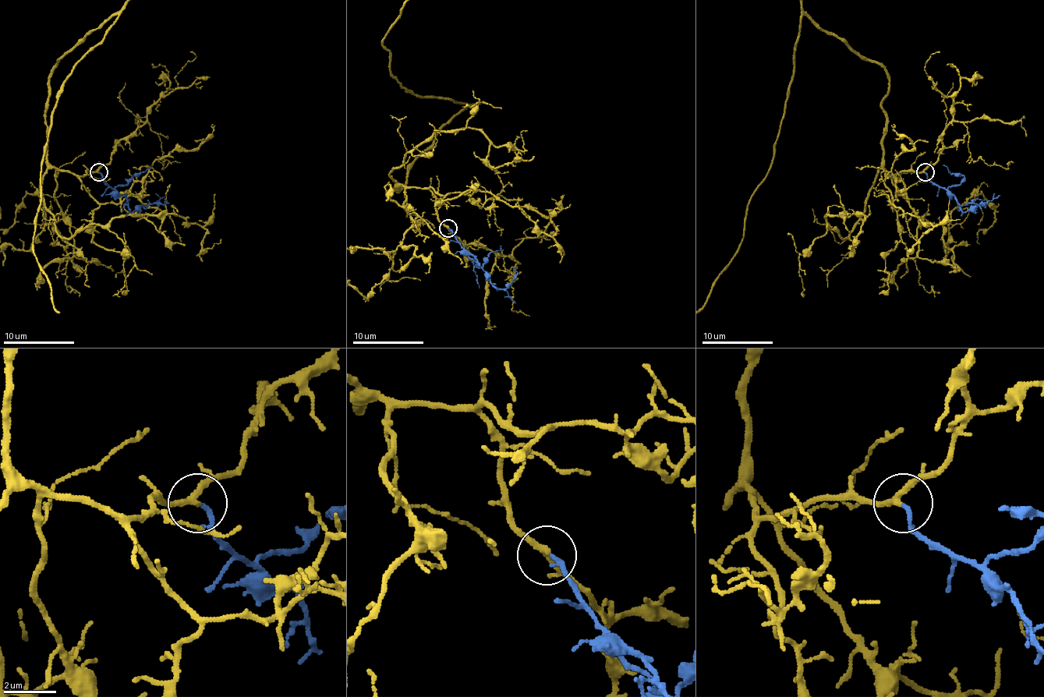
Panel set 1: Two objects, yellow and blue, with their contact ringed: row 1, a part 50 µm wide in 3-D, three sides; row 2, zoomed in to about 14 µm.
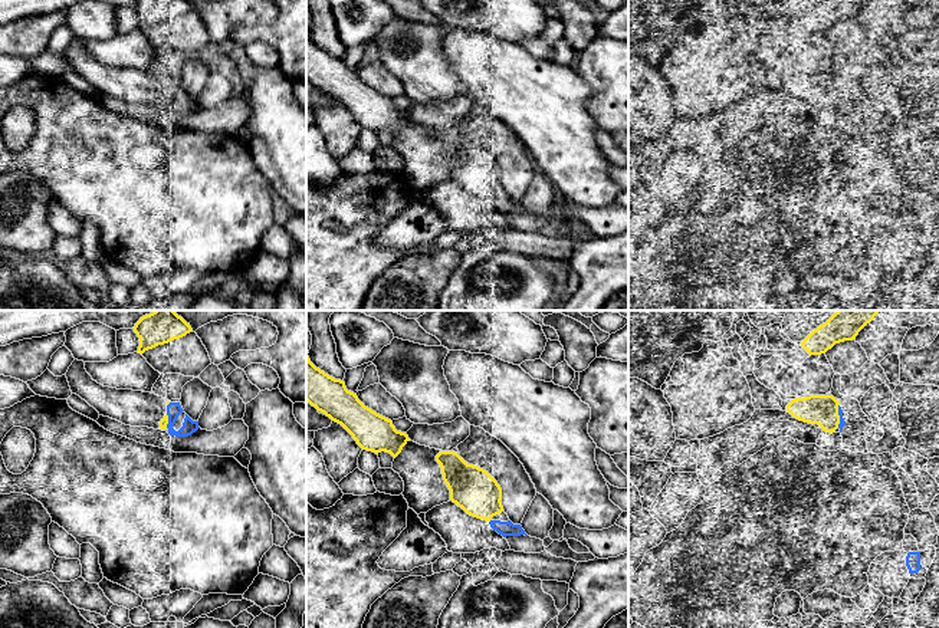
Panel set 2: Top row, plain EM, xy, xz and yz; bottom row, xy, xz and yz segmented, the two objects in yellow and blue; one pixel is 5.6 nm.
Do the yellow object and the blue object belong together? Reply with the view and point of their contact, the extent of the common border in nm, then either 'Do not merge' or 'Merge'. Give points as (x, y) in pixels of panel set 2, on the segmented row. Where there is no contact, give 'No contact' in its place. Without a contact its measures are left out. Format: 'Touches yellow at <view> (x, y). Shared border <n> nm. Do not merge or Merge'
Touches yellow at yz (839, 416). Shared border 140 nm. Merge

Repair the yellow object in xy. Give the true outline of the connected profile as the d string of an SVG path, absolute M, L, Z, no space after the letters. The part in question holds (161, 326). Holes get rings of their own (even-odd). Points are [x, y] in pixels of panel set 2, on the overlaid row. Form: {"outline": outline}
{"outline": "M154 310L135 323L134 332L139 338L137 352L142 355L148 349L185 336L193 329L174 310Z"}

